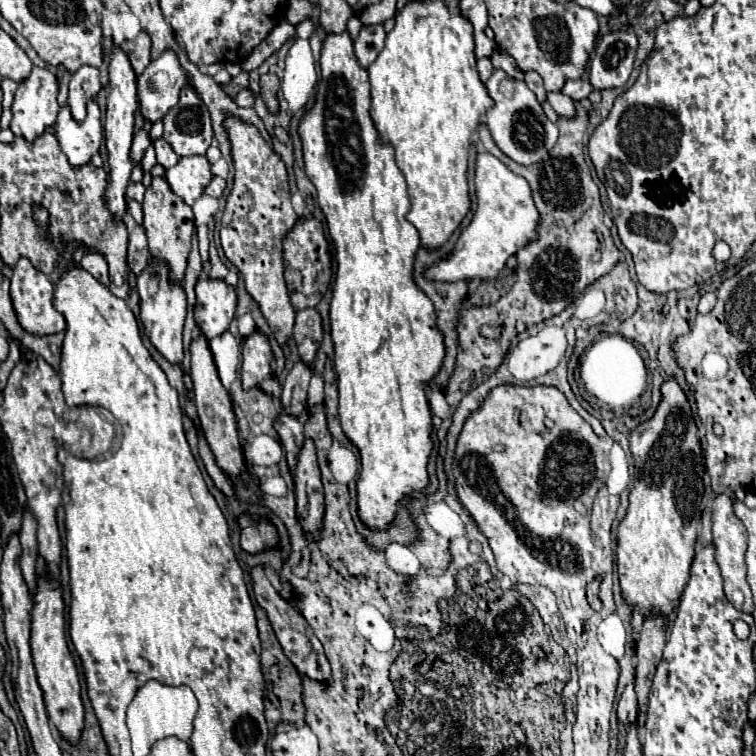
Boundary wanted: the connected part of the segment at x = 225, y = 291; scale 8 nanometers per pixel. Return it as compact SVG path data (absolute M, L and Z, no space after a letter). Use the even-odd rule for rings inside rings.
M198 280L194 318L202 334L212 340L228 330L236 314L236 290L224 280Z

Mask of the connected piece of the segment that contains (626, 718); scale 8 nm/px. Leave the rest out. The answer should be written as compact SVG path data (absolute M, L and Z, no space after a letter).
M630 682L630 684L626 686L626 690L622 692L620 702L618 702L618 708L616 708L616 714L618 714L618 722L620 722L620 724L636 724L636 720L638 720L638 710L636 710L634 682Z

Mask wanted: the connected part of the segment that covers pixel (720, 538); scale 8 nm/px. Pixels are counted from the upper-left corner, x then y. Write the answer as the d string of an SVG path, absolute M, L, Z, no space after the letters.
M728 494L716 496L714 498L714 512L712 512L712 534L714 534L714 546L716 546L716 560L722 570L724 578L724 592L726 598L734 604L738 610L754 610L752 602L752 592L746 582L746 564L744 564L744 554L746 554L746 530L742 528L742 522L734 516L732 512L732 498Z

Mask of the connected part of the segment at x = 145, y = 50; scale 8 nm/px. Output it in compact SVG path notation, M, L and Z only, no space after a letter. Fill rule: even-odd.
M144 30L134 40L121 44L121 48L128 54L136 74L142 72L146 68L146 64L150 62L150 46L152 46L152 40L150 40L148 32L144 32Z

